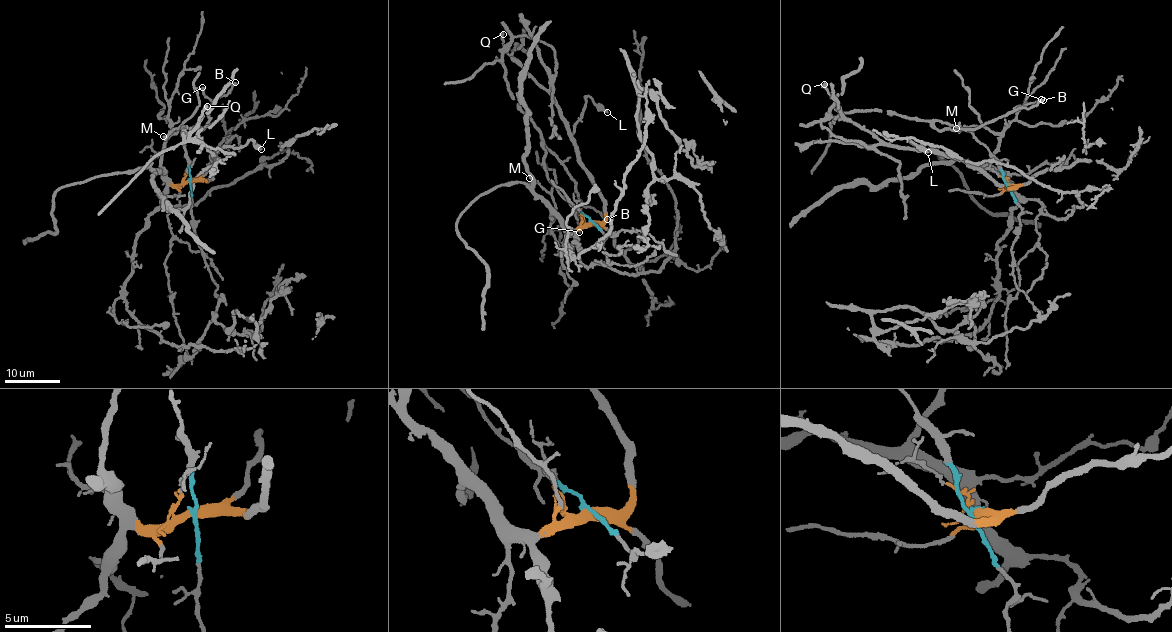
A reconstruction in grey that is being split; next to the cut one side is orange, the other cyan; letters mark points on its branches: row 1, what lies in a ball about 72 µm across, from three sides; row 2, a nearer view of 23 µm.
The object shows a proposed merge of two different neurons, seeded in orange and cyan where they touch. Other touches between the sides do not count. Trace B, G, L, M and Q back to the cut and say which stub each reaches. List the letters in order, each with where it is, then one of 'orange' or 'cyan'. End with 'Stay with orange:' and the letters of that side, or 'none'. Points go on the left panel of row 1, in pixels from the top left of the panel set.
B: (235, 82) | cyan
G: (202, 87) | cyan
L: (261, 149) | orange
M: (163, 136) | orange
Q: (207, 106) | orange
Stay with orange: L, M, Q

